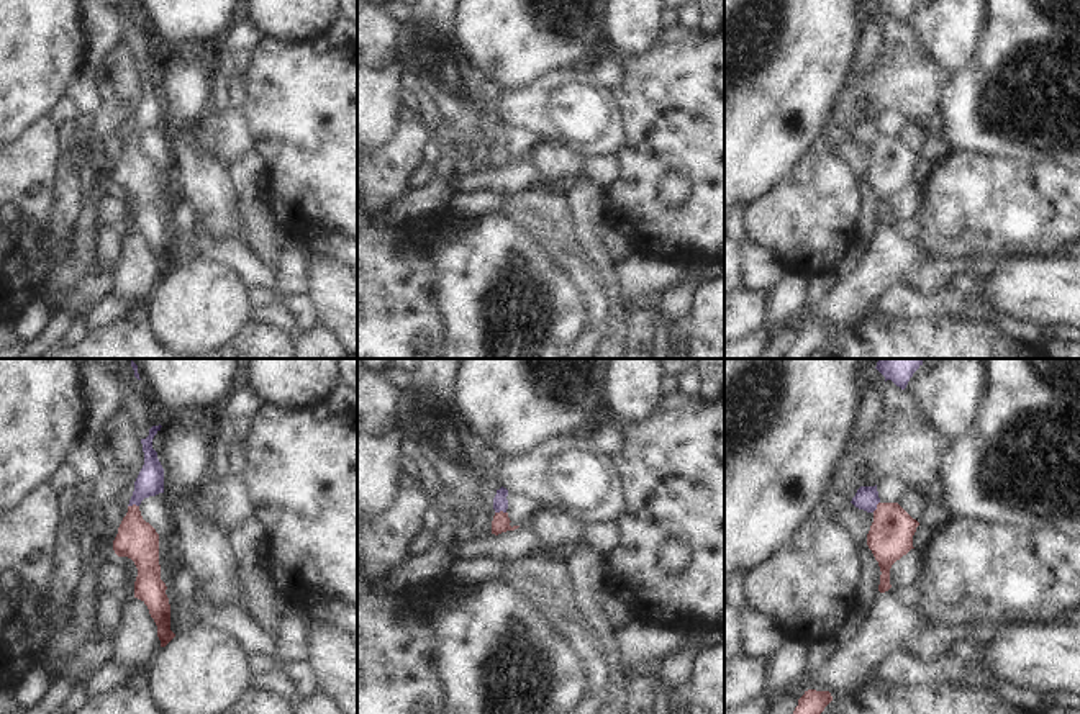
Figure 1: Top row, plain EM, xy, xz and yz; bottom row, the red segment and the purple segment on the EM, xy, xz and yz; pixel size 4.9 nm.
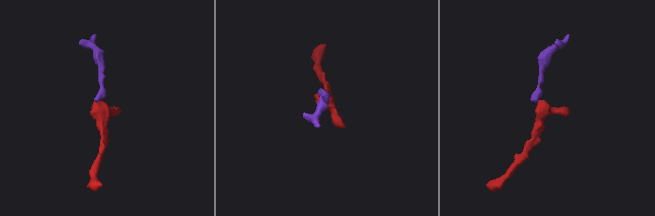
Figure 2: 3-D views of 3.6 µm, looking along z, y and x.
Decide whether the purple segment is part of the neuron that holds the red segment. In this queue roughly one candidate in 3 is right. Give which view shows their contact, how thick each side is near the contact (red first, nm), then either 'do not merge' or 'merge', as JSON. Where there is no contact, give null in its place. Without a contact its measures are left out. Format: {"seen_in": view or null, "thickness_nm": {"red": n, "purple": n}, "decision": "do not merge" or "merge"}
{"seen_in": "xy", "thickness_nm": {"red": 200, "purple": 140}, "decision": "merge"}

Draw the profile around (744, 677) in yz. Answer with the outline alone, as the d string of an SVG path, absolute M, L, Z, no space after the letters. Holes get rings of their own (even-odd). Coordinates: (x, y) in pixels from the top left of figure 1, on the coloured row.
M741 655L724 662L724 709L741 706L765 689L769 658Z

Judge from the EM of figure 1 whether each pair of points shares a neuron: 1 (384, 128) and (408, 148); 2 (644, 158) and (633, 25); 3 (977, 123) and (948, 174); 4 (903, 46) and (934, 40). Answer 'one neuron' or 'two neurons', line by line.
1: two neurons
2: two neurons
3: two neurons
4: two neurons

